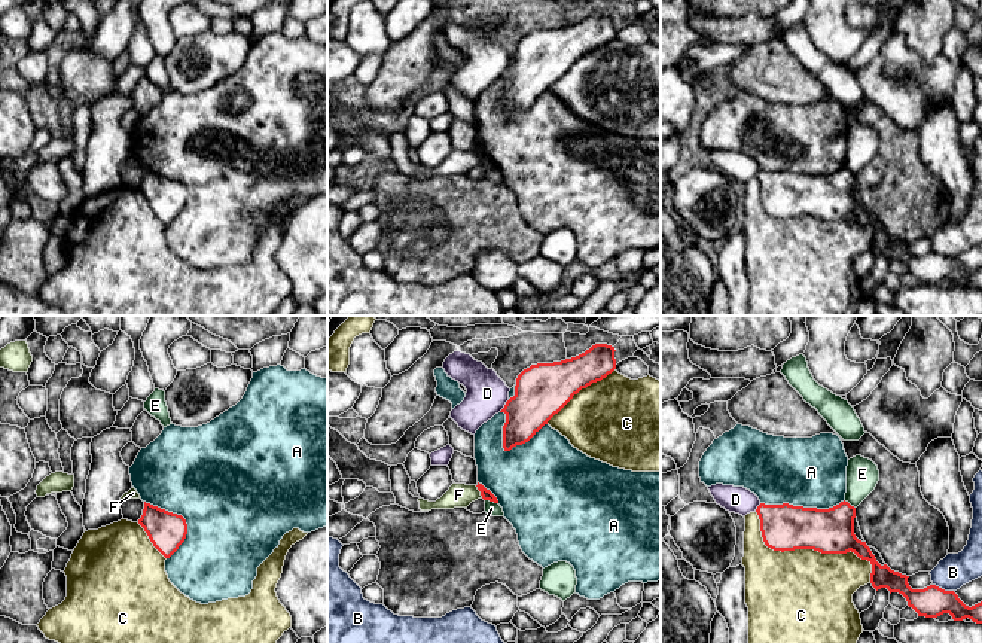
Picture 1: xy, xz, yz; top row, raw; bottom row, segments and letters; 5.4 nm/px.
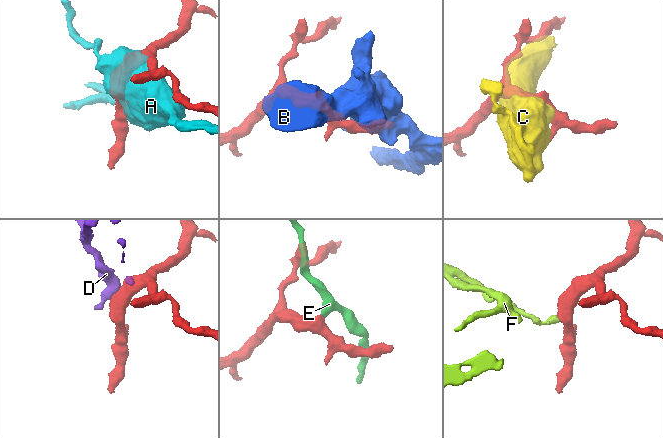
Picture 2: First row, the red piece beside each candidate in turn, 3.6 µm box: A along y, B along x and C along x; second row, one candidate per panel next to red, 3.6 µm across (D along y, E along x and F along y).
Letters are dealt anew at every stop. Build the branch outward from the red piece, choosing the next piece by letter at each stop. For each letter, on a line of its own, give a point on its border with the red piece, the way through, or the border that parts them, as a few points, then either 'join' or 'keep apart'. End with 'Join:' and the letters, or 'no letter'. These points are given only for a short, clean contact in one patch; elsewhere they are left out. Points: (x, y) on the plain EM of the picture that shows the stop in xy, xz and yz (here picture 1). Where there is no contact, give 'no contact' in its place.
A: xz (524, 109) | keep apart
B: yz (944, 256) | along yz (933, 250), (952, 258) | keep apart
C: yz (811, 215) | keep apart
D: xz (505, 72) | along xz (509, 66), (499, 78) | keep apart
E: xz (491, 167) | along xz (485, 165), (497, 170) | keep apart
F: xz (479, 157) | along xz (475, 152), (482, 164) | keep apart
Join: no letter

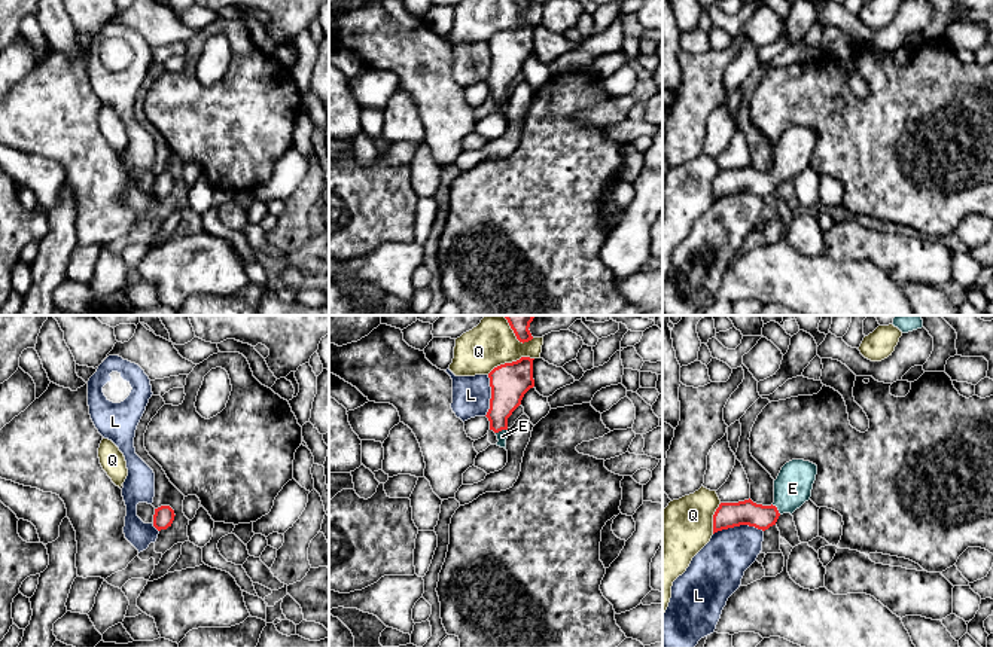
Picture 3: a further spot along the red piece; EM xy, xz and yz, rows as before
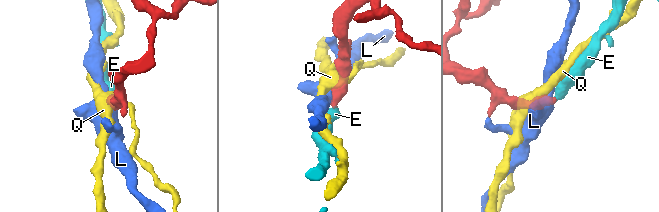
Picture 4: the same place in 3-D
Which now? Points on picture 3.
E: xz (500, 97) | across xz (508, 52), (500, 75), (500, 97), (502, 103) | join
L: yz (737, 192) | along yz (762, 197), (754, 192), (734, 192), (718, 197), (713, 201) | keep apart
Q: xz (509, 30) | keep apart
Join: E

